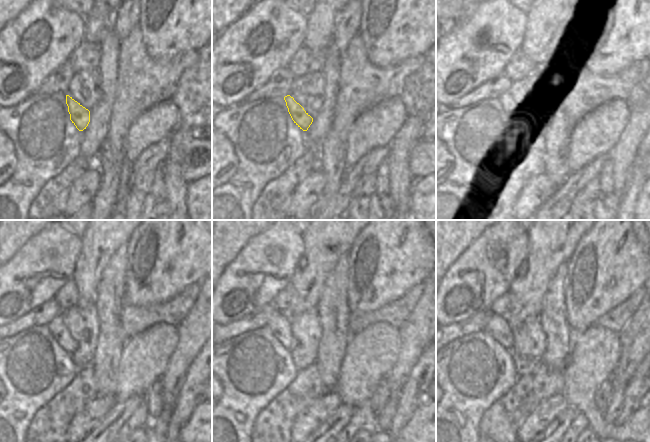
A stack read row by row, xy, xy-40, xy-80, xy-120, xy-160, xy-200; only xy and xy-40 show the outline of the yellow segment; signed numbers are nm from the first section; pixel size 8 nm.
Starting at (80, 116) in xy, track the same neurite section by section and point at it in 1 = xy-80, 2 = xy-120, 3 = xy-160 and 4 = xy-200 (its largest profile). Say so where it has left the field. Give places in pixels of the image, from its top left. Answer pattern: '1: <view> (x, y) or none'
1: xy-80 (516, 113)
2: xy-120 (58, 329)
3: xy-160 (279, 324)
4: xy-200 (497, 326)

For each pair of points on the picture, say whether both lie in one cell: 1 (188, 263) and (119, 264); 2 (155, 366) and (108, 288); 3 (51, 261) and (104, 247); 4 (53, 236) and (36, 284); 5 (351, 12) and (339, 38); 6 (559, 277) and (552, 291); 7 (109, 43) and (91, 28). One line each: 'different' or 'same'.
1: different
2: different
3: different
4: same
5: same
6: same
7: different

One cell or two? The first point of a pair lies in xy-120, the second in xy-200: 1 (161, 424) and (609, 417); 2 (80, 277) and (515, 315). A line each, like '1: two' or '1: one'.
1: one
2: one

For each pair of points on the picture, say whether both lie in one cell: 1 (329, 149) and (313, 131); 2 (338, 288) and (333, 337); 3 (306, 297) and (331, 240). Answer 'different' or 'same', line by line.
1: different
2: same
3: same

